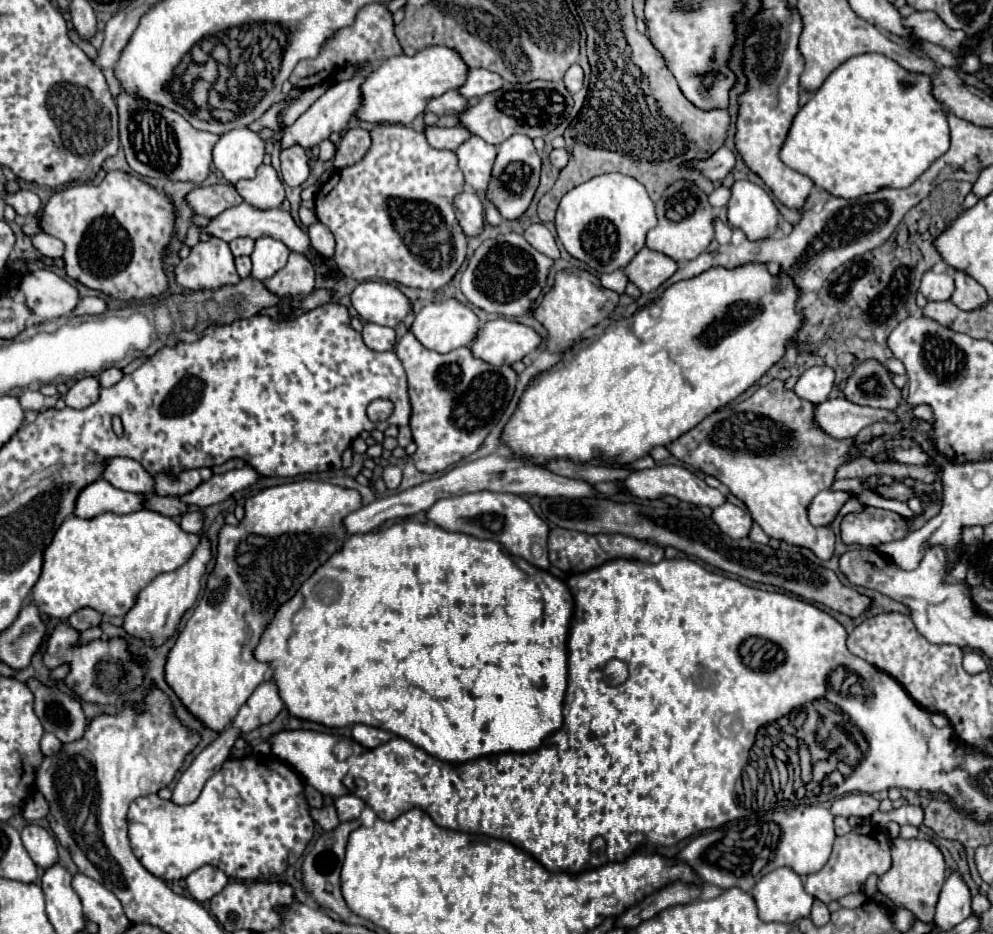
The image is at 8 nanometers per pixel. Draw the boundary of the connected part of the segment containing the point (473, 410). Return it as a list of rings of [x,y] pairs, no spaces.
[[[410,331],[396,343],[396,355],[404,365],[404,371],[408,375],[408,393],[410,393],[410,405],[412,405],[412,417],[410,417],[410,429],[416,443],[416,453],[412,455],[412,461],[418,471],[422,473],[442,473],[448,467],[456,465],[458,461],[472,455],[490,429],[498,423],[504,409],[508,407],[514,387],[516,387],[516,371],[510,365],[490,365],[482,359],[476,359],[472,355],[470,347],[454,349],[446,355],[440,355],[436,351],[428,351]]]

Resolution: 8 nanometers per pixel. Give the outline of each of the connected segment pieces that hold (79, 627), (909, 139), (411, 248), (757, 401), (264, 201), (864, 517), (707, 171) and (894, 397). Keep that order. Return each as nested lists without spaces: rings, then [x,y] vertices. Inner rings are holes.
[[[84,607],[84,609],[76,611],[74,615],[70,615],[70,625],[76,631],[86,631],[90,627],[96,627],[96,625],[100,625],[100,621],[102,621],[102,615],[90,607]]]
[[[870,53],[842,63],[798,111],[780,157],[790,169],[808,175],[816,187],[844,199],[854,199],[884,187],[910,187],[948,147],[948,121],[942,103],[932,95],[932,77],[906,71],[896,61]]]
[[[376,125],[370,135],[372,147],[368,155],[352,167],[334,171],[314,197],[316,217],[336,239],[332,259],[346,277],[358,281],[384,279],[406,287],[440,289],[464,263],[468,245],[452,207],[454,197],[464,191],[464,177],[458,167],[456,153],[430,147],[424,133],[404,125]]]
[[[772,379],[768,385],[760,387],[752,397],[726,405],[718,409],[716,413],[708,415],[702,423],[698,423],[694,429],[684,433],[680,439],[668,445],[674,457],[682,459],[688,465],[694,465],[702,469],[708,475],[718,477],[732,495],[742,499],[752,515],[752,519],[764,529],[764,533],[772,539],[784,541],[788,545],[806,547],[810,549],[818,559],[828,561],[834,553],[836,535],[834,531],[826,527],[814,527],[808,521],[808,503],[822,491],[830,489],[838,467],[844,463],[850,463],[854,457],[850,457],[850,449],[854,447],[854,439],[834,439],[828,433],[824,433],[814,423],[814,411],[816,405],[808,403],[806,399],[800,399],[792,389],[784,387],[784,381]]]
[[[260,165],[252,181],[238,181],[234,187],[256,209],[274,209],[284,201],[284,185],[272,165]]]
[[[866,507],[864,513],[846,515],[840,531],[846,545],[860,543],[864,547],[878,547],[882,543],[902,539],[908,533],[906,525],[908,521],[892,511]]]
[[[722,147],[720,151],[716,151],[710,159],[706,161],[692,161],[690,165],[700,167],[700,171],[712,179],[712,181],[722,181],[726,175],[732,173],[734,165],[736,165],[736,153],[728,147]]]
[[[874,359],[854,365],[854,371],[846,381],[844,395],[856,405],[880,409],[894,409],[902,399],[900,389],[892,383],[890,371]]]

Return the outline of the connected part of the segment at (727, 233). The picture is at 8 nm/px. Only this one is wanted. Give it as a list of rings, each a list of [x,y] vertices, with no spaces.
[[[720,219],[716,221],[716,241],[720,245],[728,245],[730,243],[730,237],[732,237],[732,227],[724,225]]]

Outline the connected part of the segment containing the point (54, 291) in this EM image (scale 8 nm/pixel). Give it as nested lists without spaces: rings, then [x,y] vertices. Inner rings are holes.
[[[38,269],[22,277],[20,289],[26,305],[38,315],[38,321],[50,321],[70,315],[78,305],[78,289],[52,271]]]

